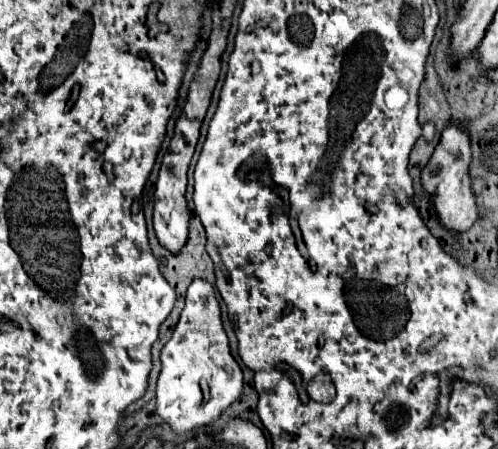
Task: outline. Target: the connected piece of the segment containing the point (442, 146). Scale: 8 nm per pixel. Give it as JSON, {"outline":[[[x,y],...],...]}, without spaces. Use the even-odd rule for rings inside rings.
{"outline":[[[448,123],[448,127],[442,131],[442,139],[436,145],[432,159],[428,161],[426,169],[422,169],[422,183],[424,189],[432,195],[434,209],[442,225],[454,231],[470,229],[478,217],[478,205],[470,183],[470,163],[472,163],[472,143],[468,131],[460,127],[460,123]]]}

